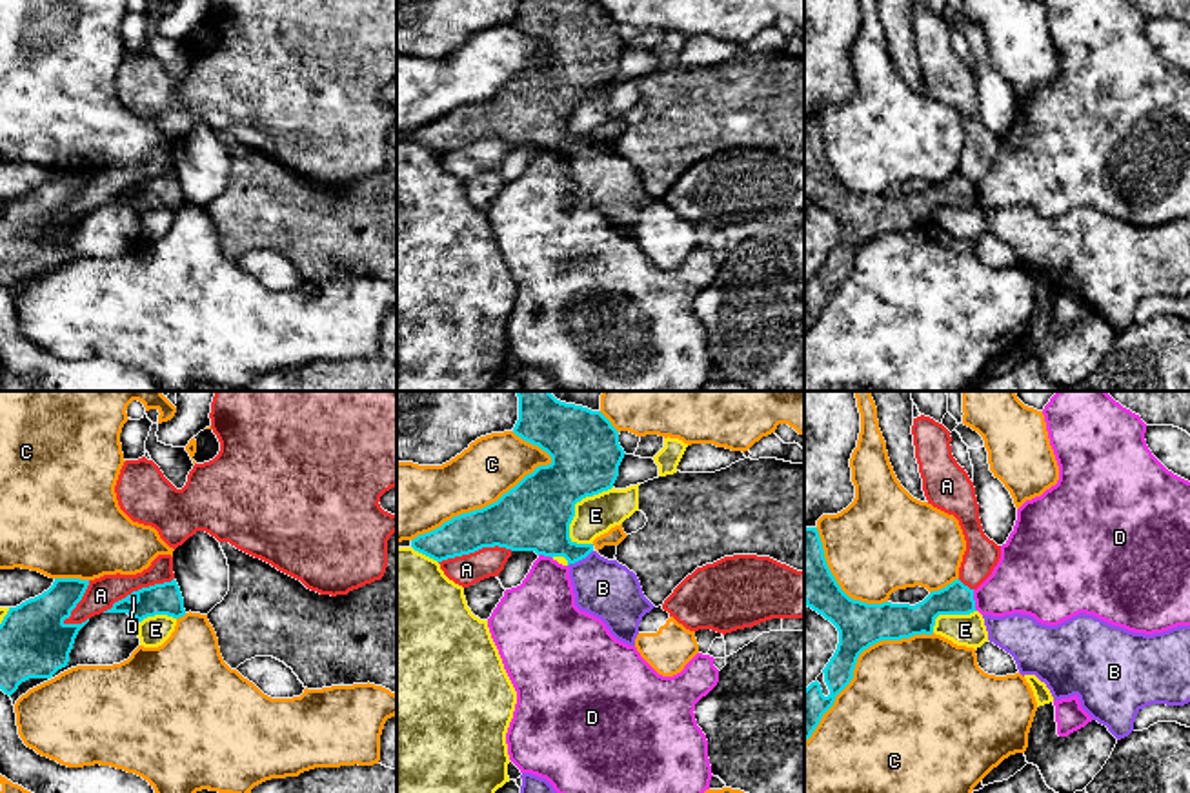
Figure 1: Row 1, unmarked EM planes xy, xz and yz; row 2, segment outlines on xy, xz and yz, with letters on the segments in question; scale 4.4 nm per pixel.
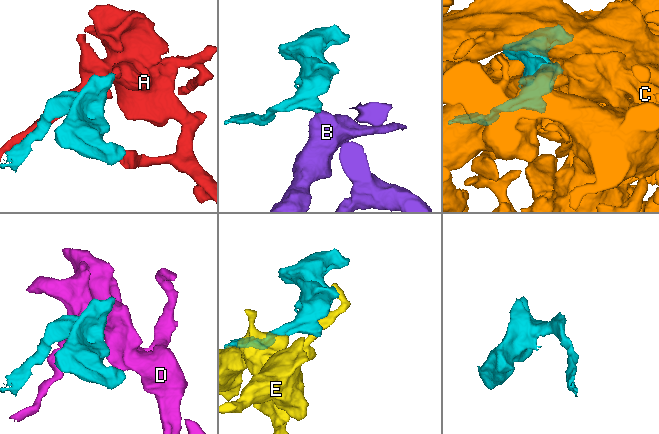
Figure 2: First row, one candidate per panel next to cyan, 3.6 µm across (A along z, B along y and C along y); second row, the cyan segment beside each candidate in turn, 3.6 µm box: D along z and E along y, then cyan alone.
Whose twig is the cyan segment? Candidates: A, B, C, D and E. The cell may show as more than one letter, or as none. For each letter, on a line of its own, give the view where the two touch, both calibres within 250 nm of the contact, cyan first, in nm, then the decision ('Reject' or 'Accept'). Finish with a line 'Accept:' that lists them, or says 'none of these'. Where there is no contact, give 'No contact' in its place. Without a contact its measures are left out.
A: Touches cyan in xy. Thickness 140 nm (cyan) against 140 nm. Reject
B: Touches cyan in xz. Thickness 280 nm (cyan) against 260 nm. Accept
C: Touches cyan in xz. Thickness 320 nm (cyan) against 280 nm. Reject
D: Touches cyan in yz. Thickness 140 nm (cyan) against 300 nm. Reject
E: Touches cyan in xz. Thickness 320 nm (cyan) against 180 nm. Reject
Accept: B

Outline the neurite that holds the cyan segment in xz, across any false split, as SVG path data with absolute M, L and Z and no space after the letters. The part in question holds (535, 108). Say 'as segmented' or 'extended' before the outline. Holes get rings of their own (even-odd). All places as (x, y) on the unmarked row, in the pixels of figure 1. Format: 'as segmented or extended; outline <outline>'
extended; outline M519 0L513 25L546 44L551 55L535 60L497 95L453 109L440 120L419 127L411 133L411 140L437 155L495 138L511 144L535 144L551 151L564 149L575 198L600 211L617 233L635 238L642 209L655 200L644 189L637 167L617 153L600 149L593 136L577 136L570 131L575 96L611 82L619 69L619 58L626 47L619 36L619 24L600 4L588 0Z

